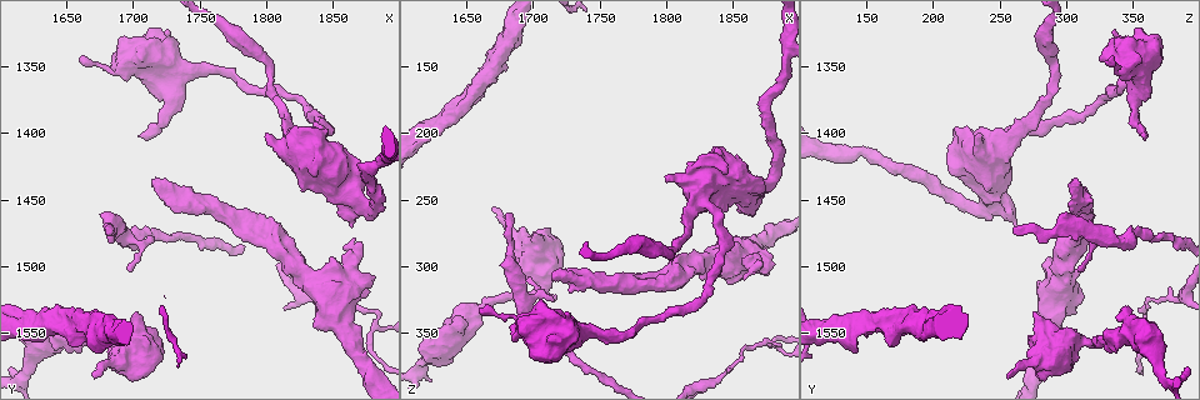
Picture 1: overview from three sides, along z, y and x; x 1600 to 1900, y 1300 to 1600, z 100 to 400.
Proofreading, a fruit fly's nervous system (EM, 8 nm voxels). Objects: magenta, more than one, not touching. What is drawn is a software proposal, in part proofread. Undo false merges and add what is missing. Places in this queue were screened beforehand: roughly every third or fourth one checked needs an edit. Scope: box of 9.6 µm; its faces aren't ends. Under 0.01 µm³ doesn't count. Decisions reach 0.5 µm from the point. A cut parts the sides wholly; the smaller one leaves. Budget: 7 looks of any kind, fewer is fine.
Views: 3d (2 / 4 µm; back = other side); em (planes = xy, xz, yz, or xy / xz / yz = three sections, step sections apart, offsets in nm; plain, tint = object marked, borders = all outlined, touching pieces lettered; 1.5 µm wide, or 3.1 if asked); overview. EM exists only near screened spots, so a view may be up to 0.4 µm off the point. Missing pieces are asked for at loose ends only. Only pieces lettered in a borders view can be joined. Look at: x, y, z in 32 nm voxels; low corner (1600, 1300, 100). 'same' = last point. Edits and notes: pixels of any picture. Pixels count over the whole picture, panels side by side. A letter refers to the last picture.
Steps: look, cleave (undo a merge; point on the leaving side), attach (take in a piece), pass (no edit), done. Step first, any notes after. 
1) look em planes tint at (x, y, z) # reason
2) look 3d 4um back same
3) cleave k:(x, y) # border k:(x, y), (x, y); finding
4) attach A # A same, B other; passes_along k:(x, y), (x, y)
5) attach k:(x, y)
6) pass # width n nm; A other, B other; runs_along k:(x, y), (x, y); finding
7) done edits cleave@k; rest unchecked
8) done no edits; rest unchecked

look 3d 2um at (1696, 1502, 310) # tapers out

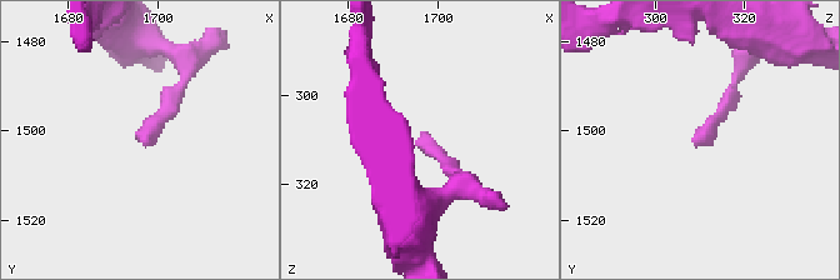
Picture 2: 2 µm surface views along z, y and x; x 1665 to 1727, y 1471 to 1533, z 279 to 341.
look em yz step 8 borders at (1697, 1502, 308) # now the EM

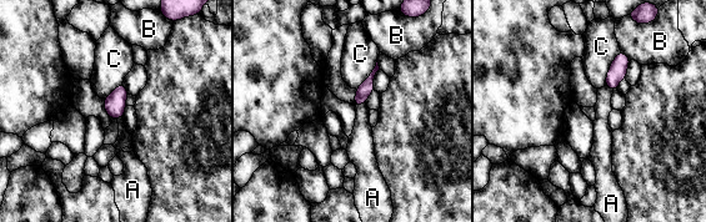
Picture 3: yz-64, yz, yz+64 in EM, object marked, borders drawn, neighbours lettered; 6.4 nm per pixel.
pass # width 130 nm; A other, B other, C other; border 3:(620, 51), (607, 72), (604, 85); no lettered piece goes on from it

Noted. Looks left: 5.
look em planes borders at (1708, 1556, 304) # sudden change in width

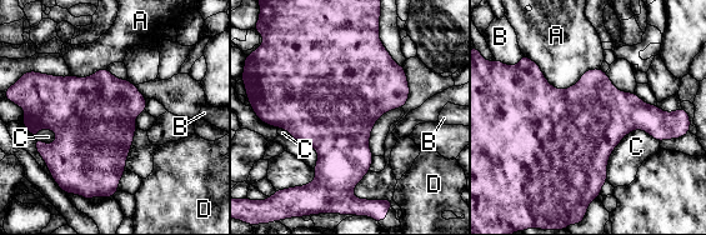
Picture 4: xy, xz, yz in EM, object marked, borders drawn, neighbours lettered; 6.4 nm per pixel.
pass # A other, B other, C other, D other; border 4:(526, 56), (559, 89), (599, 69); all the same cell

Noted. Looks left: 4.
look 3d 4um at (1798, 1400, 234) # free end

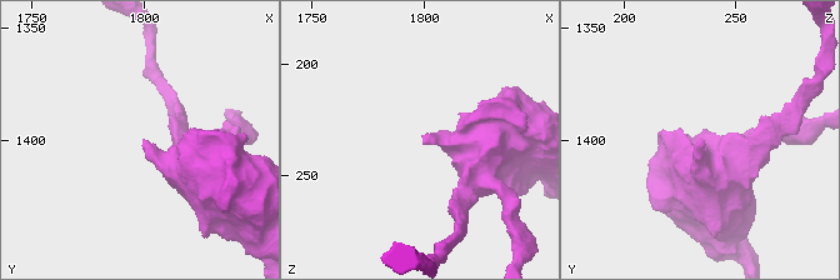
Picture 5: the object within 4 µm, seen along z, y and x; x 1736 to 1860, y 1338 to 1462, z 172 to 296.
look em planes borders at (1799, 1399, 235)

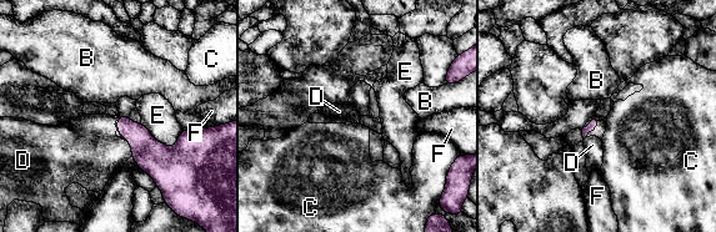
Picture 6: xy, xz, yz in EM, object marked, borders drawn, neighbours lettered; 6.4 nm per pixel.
attach D # B other, C other, D same, E other, F other; passes_along 6:(165, 165), (131, 147), (93, 151); it goes on there

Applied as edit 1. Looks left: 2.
done edits attach@6; rest unchecked

